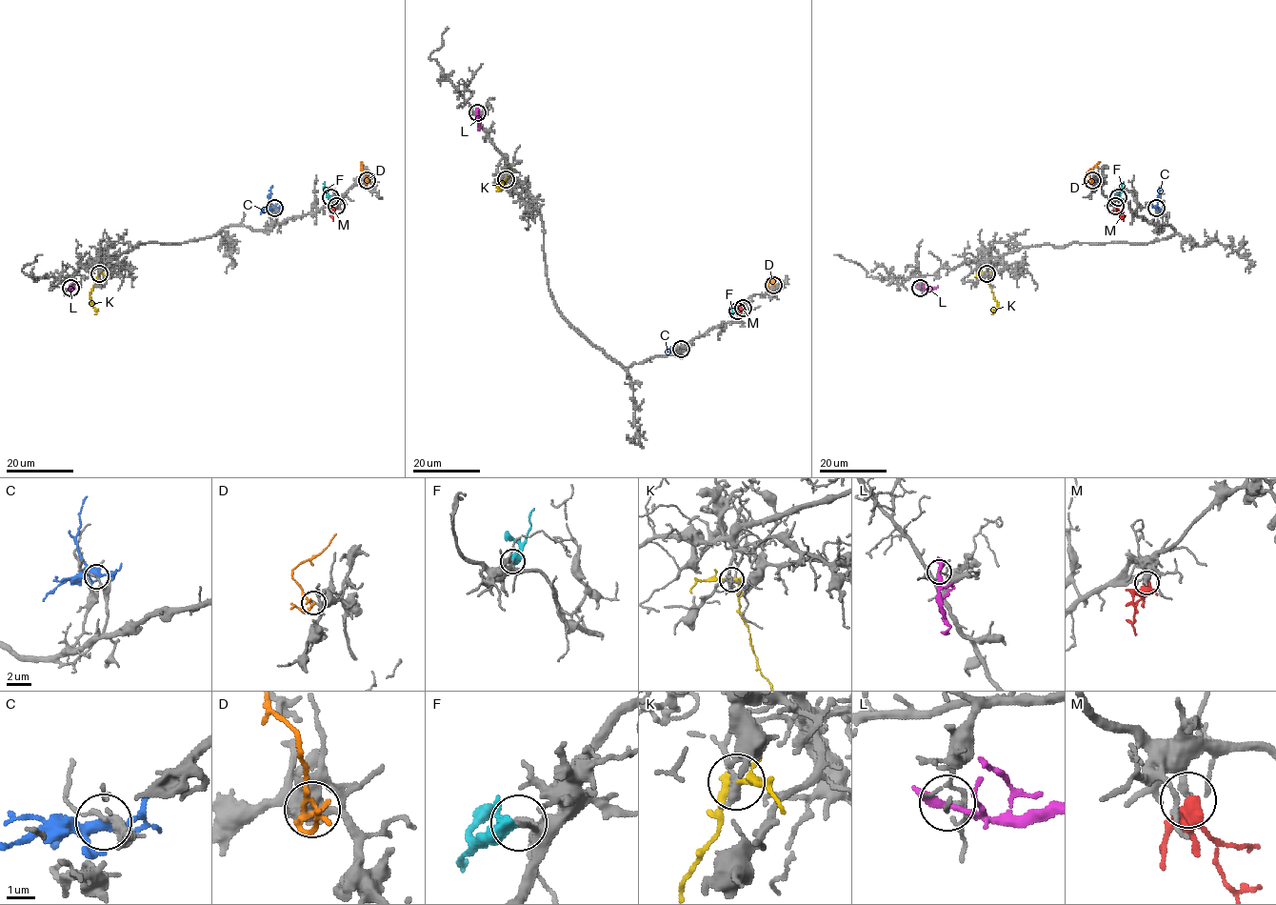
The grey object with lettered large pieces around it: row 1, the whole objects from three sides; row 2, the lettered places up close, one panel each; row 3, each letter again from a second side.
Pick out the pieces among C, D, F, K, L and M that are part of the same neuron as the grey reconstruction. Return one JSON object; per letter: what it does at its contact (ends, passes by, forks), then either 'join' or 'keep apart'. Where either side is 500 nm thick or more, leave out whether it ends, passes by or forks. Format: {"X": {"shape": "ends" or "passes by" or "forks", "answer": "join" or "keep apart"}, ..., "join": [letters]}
{"C": {"shape": "forks", "answer": "keep apart"}, "D": {"shape": "forks", "answer": "keep apart"}, "F": {"shape": "passes by", "answer": "join"}, "K": {"shape": "passes by", "answer": "keep apart"}, "L": {"shape": "passes by", "answer": "keep apart"}, "M": {"shape": "passes by", "answer": "keep apart"}, "join": ["F"]}

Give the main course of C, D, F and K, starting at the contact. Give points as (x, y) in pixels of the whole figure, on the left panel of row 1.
C: (274, 208), (269, 200), (271, 186)
D: (367, 181), (361, 161)
F: (331, 196), (324, 190), (324, 182)
K: (99, 273), (89, 294), (96, 310), (94, 314)

